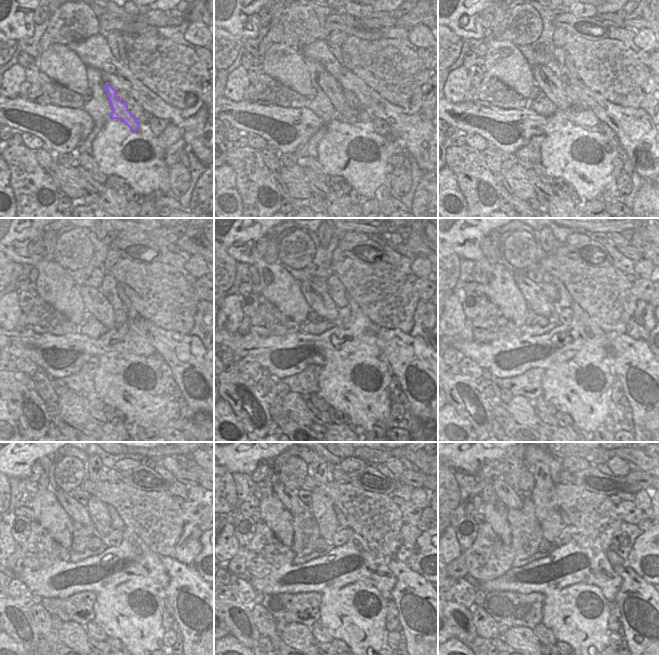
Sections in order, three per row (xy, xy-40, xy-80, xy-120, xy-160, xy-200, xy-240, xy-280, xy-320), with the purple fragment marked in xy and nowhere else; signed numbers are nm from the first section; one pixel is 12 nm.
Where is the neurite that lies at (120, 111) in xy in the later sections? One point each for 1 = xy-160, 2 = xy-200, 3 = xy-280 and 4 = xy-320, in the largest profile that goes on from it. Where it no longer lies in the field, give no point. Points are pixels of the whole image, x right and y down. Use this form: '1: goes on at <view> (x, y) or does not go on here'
1: goes on at xy-160 (317, 297)
2: goes on at xy-200 (532, 292)
3: goes on at xy-280 (289, 499)
4: goes on at xy-320 (506, 494)

